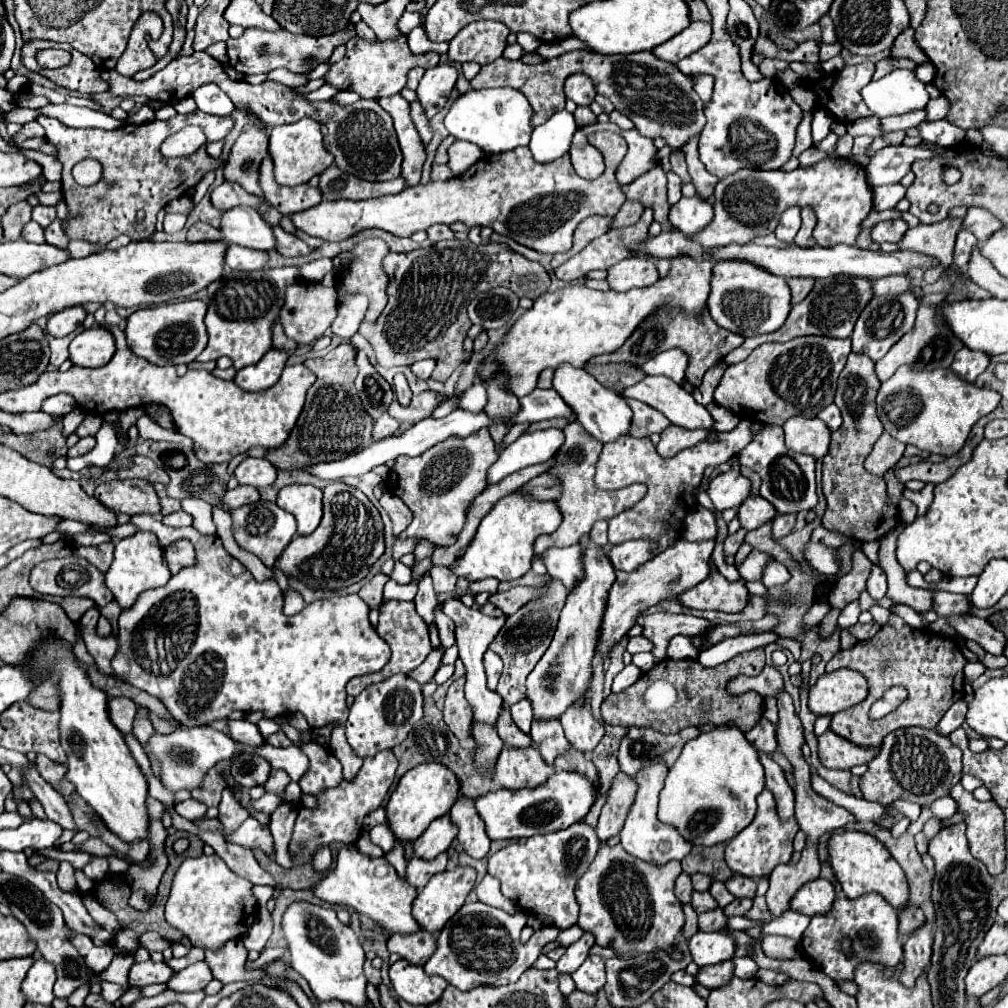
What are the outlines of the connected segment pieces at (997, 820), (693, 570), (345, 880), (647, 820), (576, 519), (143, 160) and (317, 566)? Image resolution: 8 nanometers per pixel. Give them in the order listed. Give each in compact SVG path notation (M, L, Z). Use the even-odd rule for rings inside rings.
M960 783L950 787L950 789L948 789L948 793L958 801L957 812L967 817L966 825L968 825L968 829L966 829L966 835L968 835L968 841L970 841L972 855L976 859L980 859L988 867L988 871L1002 873L1002 869L1004 869L1004 831L1002 831L1004 813L1002 813L1002 809L993 800L986 802L977 801L977 799L974 799L974 795L968 793ZM970 809L973 809L972 813Z
M680 539L676 547L668 547L648 563L640 565L636 571L620 571L616 569L616 581L610 589L608 595L608 609L606 609L606 619L602 619L602 643L598 643L598 653L606 655L608 647L612 647L622 635L626 635L634 625L636 619L652 605L670 599L670 595L678 595L700 581L704 581L710 575L708 561L714 549L714 541L700 541L700 543L690 543L686 539Z
M340 849L336 857L336 867L326 873L326 877L312 887L314 895L326 903L348 905L356 911L362 911L368 919L378 923L386 933L412 935L422 931L418 921L412 917L412 903L416 899L416 889L410 887L384 857L368 857L356 849Z
M656 761L652 763L650 767L644 767L636 773L636 785L638 785L638 791L636 791L636 799L628 811L628 817L624 821L624 827L620 831L620 845L630 851L630 855L638 857L638 859L646 859L648 863L668 863L670 859L682 859L684 855L690 853L692 849L692 843L688 843L686 839L682 839L682 835L678 833L676 827L672 825L666 825L662 823L658 817L656 817L656 811L658 811L658 795L660 795L660 789L664 785L664 779L668 775L668 767L664 761Z
M576 421L574 423L568 423L562 431L564 431L566 439L564 439L562 447L556 451L554 465L548 469L548 473L554 479L558 479L560 485L562 485L562 493L556 499L556 505L558 505L564 521L562 521L562 525L554 533L542 535L542 537L536 539L536 543L534 543L536 555L544 553L550 547L566 547L566 545L578 543L582 537L590 535L594 523L598 523L598 521L610 521L618 513L634 507L644 497L647 491L647 487L644 484L634 484L613 491L600 491L600 489L596 489L592 477L594 477L594 469L596 469L598 455L602 451L602 443L598 439L594 439L594 435L590 435Z
M194 111L188 115L176 115L170 121L152 121L144 125L126 123L120 129L104 131L104 129L74 129L62 125L52 117L38 117L38 123L46 129L46 139L58 147L56 159L64 165L62 171L62 193L68 205L68 215L64 219L64 233L68 239L82 239L92 245L104 247L108 241L128 235L132 241L148 239L156 229L156 213L166 207L172 199L182 197L194 187L202 175L210 169L216 169L220 161L210 159L204 147L200 147L194 155L182 159L166 159L160 153L160 145L166 137L180 131L188 125L202 127L206 141L220 141L232 127L230 117L216 117L202 111ZM82 159L96 159L104 167L106 183L96 183L92 187L82 187L72 177L72 167ZM144 211L146 217L136 227L136 213Z
M340 481L328 483L324 489L324 515L318 529L310 535L294 537L284 553L276 559L276 567L286 577L296 577L312 589L342 589L362 581L368 569L384 553L384 531L378 509L356 487Z

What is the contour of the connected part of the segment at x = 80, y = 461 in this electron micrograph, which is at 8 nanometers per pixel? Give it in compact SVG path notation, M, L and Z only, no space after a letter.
M104 419L100 431L96 433L96 447L90 453L86 453L84 457L68 459L68 469L70 471L80 471L80 469L84 469L88 465L106 467L114 458L117 447L116 423Z

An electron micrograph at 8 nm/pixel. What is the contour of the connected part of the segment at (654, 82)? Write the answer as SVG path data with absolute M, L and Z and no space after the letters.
M570 51L556 59L538 63L538 65L526 65L522 61L510 61L506 57L500 57L488 65L482 65L480 73L470 81L474 89L484 87L512 87L518 89L532 107L532 125L546 123L554 111L564 109L564 81L574 75L584 73L594 81L596 93L608 97L614 107L630 117L640 131L640 135L656 139L664 137L668 141L668 147L672 151L680 149L690 135L696 135L702 131L706 117L704 107L698 103L698 95L694 91L694 79L690 75L684 75L676 65L670 65L666 61L660 61L650 51L642 53L630 53L630 55L598 55L594 51Z

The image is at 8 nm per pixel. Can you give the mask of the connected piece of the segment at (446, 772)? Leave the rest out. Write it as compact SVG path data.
M420 763L418 767L404 773L386 805L388 823L390 823L394 837L398 837L402 843L406 843L406 841L414 841L418 835L422 835L422 831L428 827L428 823L432 823L436 817L450 813L450 807L454 805L454 801L460 795L460 787L462 787L462 783L458 781L458 777L442 763Z

